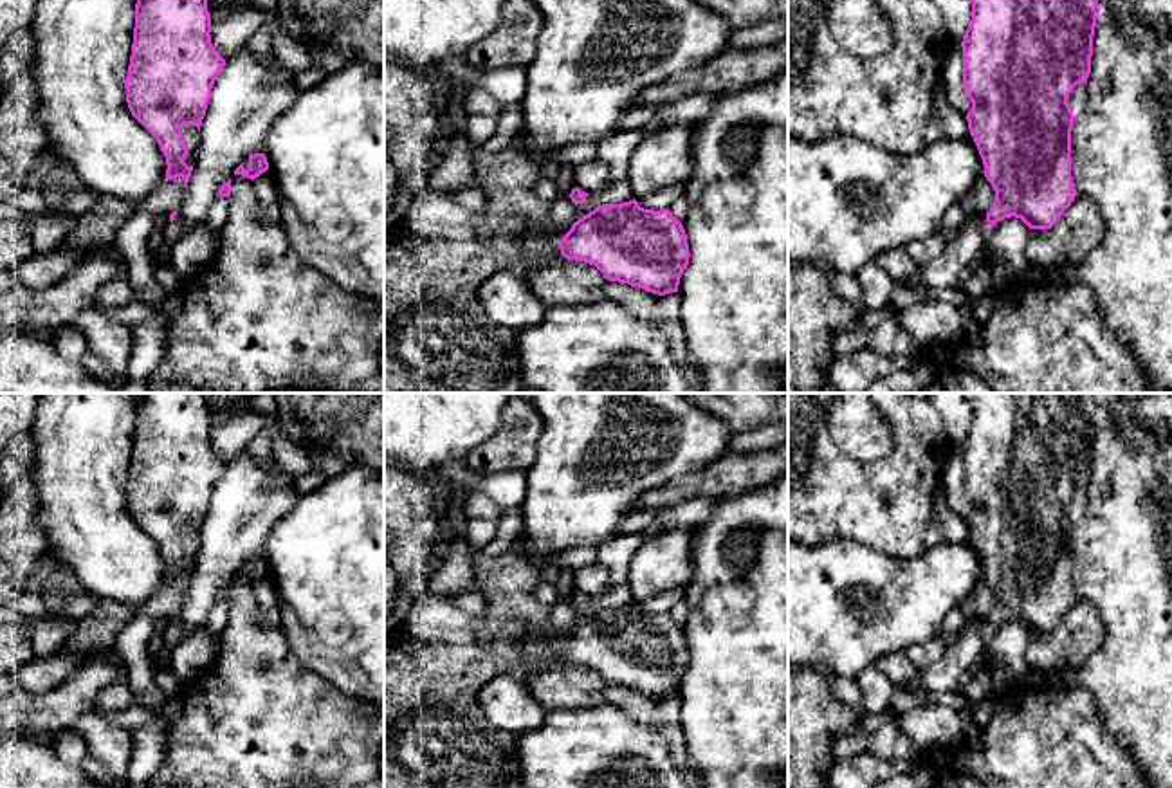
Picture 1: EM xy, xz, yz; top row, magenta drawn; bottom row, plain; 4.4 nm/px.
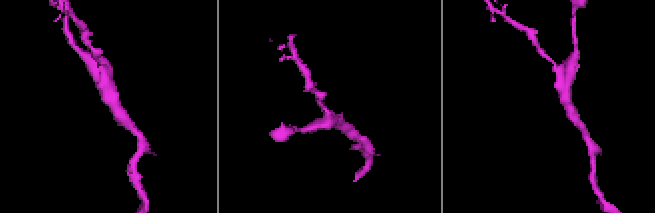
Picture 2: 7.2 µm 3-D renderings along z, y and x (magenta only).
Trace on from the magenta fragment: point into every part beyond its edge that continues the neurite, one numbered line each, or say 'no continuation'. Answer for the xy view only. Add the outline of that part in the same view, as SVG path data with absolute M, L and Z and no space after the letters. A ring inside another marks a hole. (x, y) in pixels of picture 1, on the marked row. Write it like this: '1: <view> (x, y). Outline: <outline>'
no continuation

